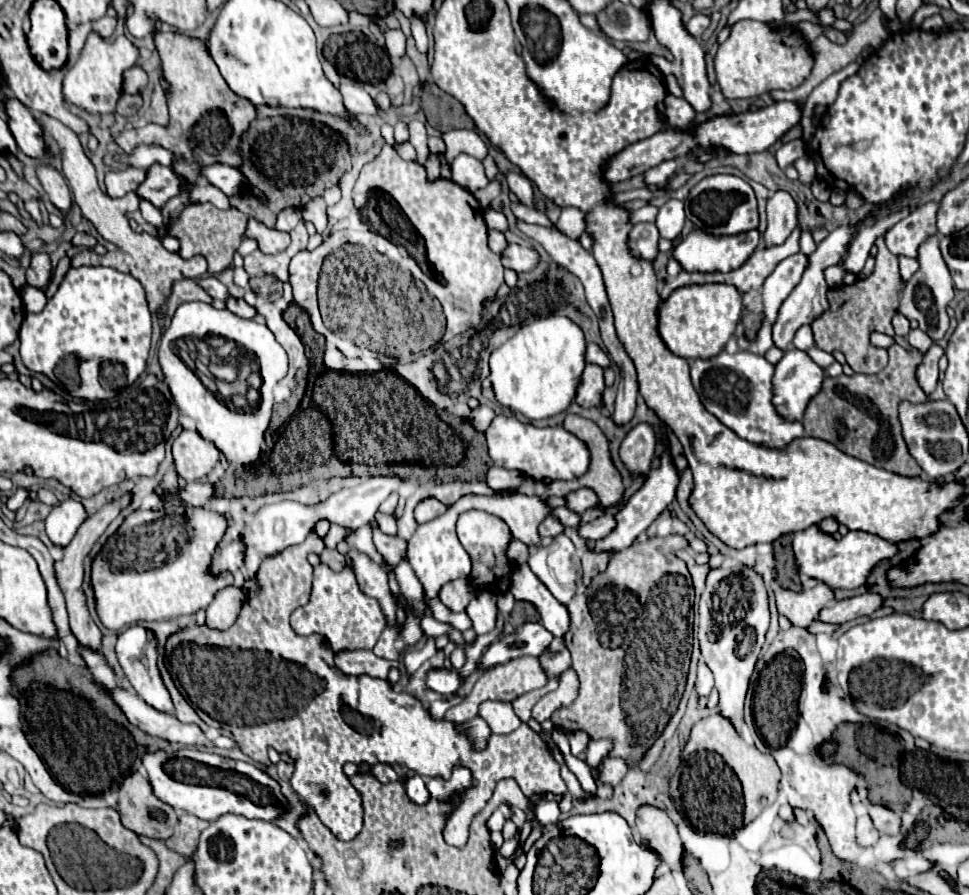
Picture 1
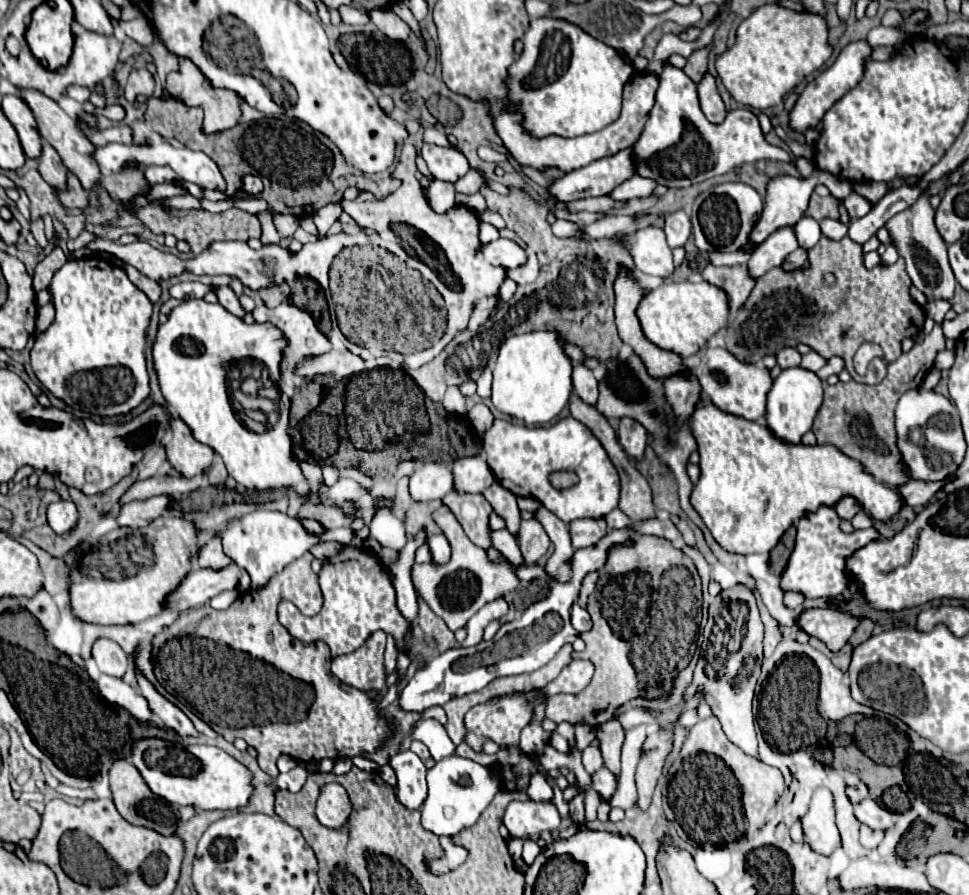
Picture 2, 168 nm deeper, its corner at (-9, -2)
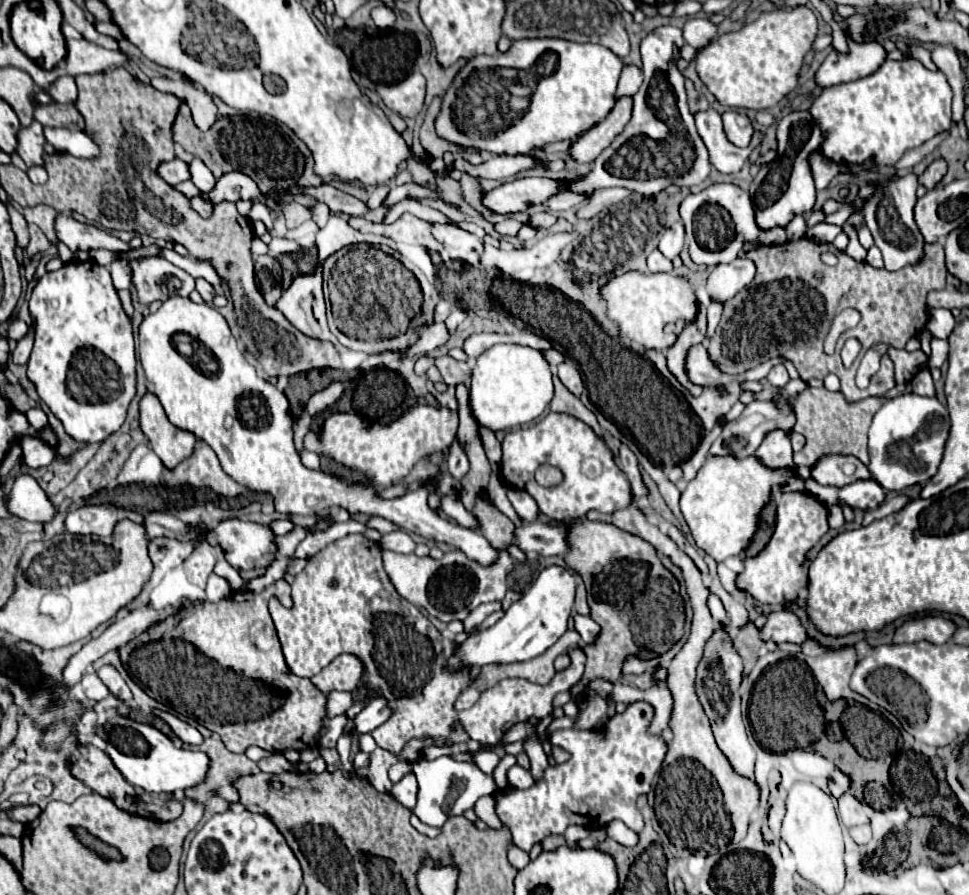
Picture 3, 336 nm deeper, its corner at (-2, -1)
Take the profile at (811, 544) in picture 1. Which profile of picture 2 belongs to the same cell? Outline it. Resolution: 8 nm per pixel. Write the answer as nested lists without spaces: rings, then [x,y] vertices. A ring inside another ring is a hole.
[[[820,506],[816,512],[806,512],[798,520],[794,550],[784,572],[780,574],[780,588],[784,592],[802,592],[804,598],[836,598],[848,588],[850,578],[844,574],[844,560],[854,550],[866,546],[866,542],[870,542],[872,538],[880,538],[880,534],[874,528],[844,534],[838,524],[840,518],[830,506]]]

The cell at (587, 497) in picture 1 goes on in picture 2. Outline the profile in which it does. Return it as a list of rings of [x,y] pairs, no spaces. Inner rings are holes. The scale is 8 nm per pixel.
[[[566,416],[552,426],[528,428],[496,420],[484,434],[484,456],[496,480],[516,496],[530,496],[542,502],[562,522],[578,518],[602,518],[620,502],[620,478],[598,438],[578,420]],[[556,470],[578,474],[578,484],[556,490],[548,476]]]

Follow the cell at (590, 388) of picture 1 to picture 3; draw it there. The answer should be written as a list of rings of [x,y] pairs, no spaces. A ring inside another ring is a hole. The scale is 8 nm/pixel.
[[[561,363],[561,365],[559,365],[559,379],[563,381],[563,385],[565,385],[575,397],[579,397],[579,395],[583,393],[583,389],[585,389],[585,383],[583,383],[581,373],[579,373],[575,367],[571,367],[569,363]]]

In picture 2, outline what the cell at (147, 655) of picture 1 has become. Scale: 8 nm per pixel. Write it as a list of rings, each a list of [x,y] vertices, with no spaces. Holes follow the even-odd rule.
[[[136,672],[138,676],[138,684],[140,684],[140,694],[146,698],[150,710],[172,730],[176,730],[180,736],[198,736],[198,730],[194,728],[194,724],[190,722],[190,718],[180,710],[176,708],[174,704],[170,704],[166,698],[162,698],[156,688],[140,674]]]

